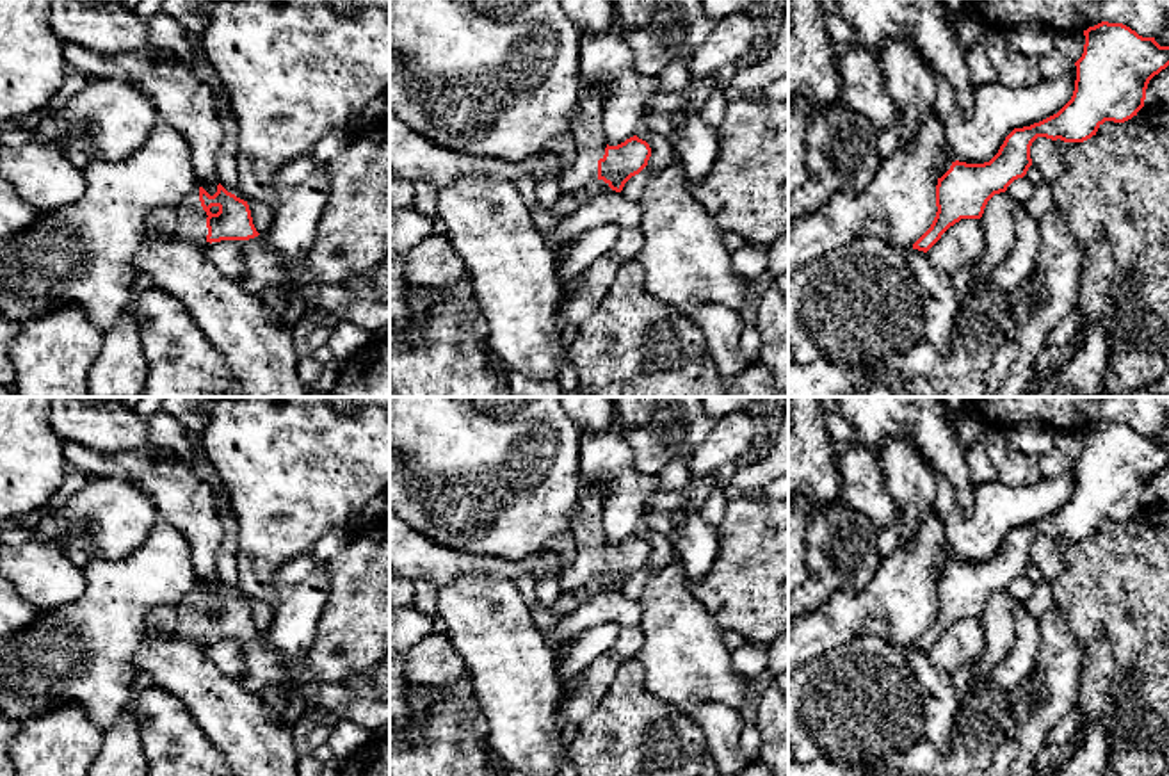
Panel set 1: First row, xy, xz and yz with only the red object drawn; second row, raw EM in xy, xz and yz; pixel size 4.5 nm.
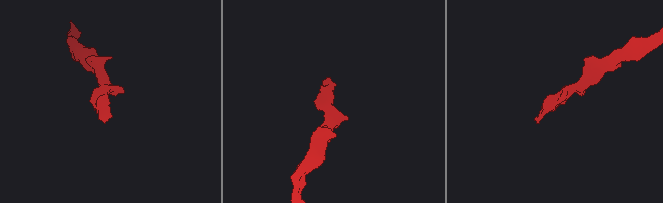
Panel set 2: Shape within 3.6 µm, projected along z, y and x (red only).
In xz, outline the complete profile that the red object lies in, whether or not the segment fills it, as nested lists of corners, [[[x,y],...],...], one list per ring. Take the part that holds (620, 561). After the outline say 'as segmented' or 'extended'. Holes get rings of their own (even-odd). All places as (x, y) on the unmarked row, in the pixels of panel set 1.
[[[584,481],[571,532],[576,555],[559,575],[562,593],[578,589],[596,577],[621,591],[625,582],[648,564],[651,546],[637,534],[617,545],[607,543],[601,525],[603,502],[603,484]]] | extended

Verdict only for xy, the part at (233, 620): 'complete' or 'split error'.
split error

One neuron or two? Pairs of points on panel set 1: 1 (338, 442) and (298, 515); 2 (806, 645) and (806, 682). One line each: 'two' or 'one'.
1: one
2: two

